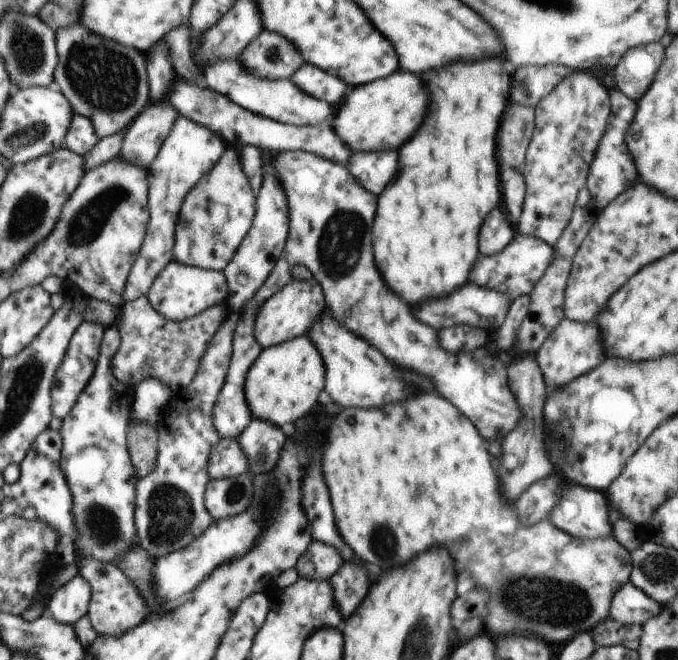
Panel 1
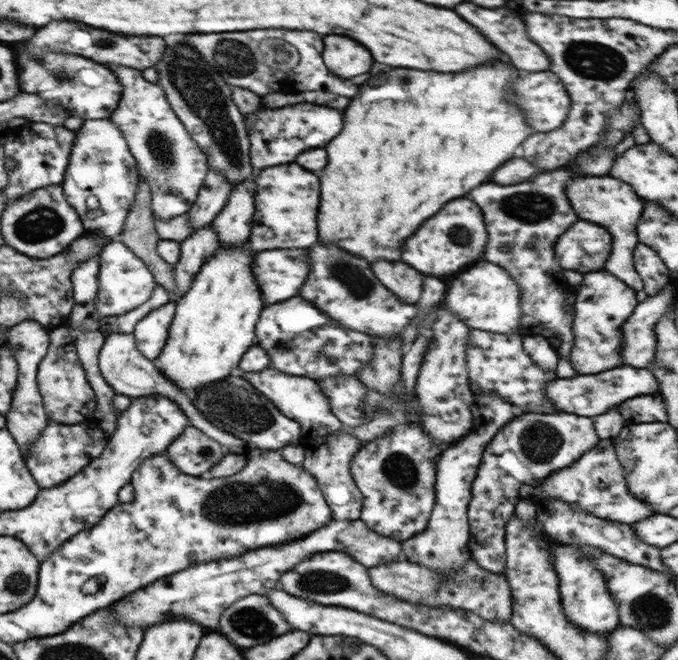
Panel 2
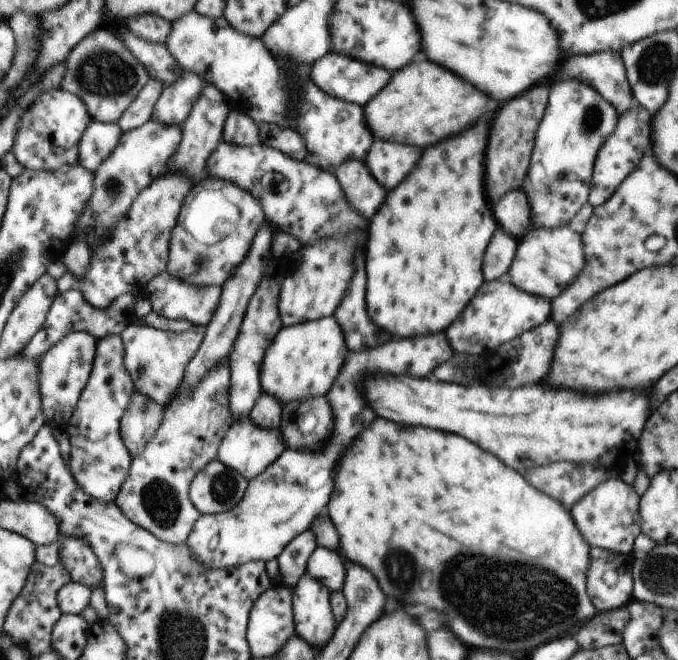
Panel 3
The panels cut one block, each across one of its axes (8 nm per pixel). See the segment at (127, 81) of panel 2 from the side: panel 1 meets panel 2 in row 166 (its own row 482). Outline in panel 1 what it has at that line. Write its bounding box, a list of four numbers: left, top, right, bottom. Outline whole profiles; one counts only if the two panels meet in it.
[134,313,238,560]

